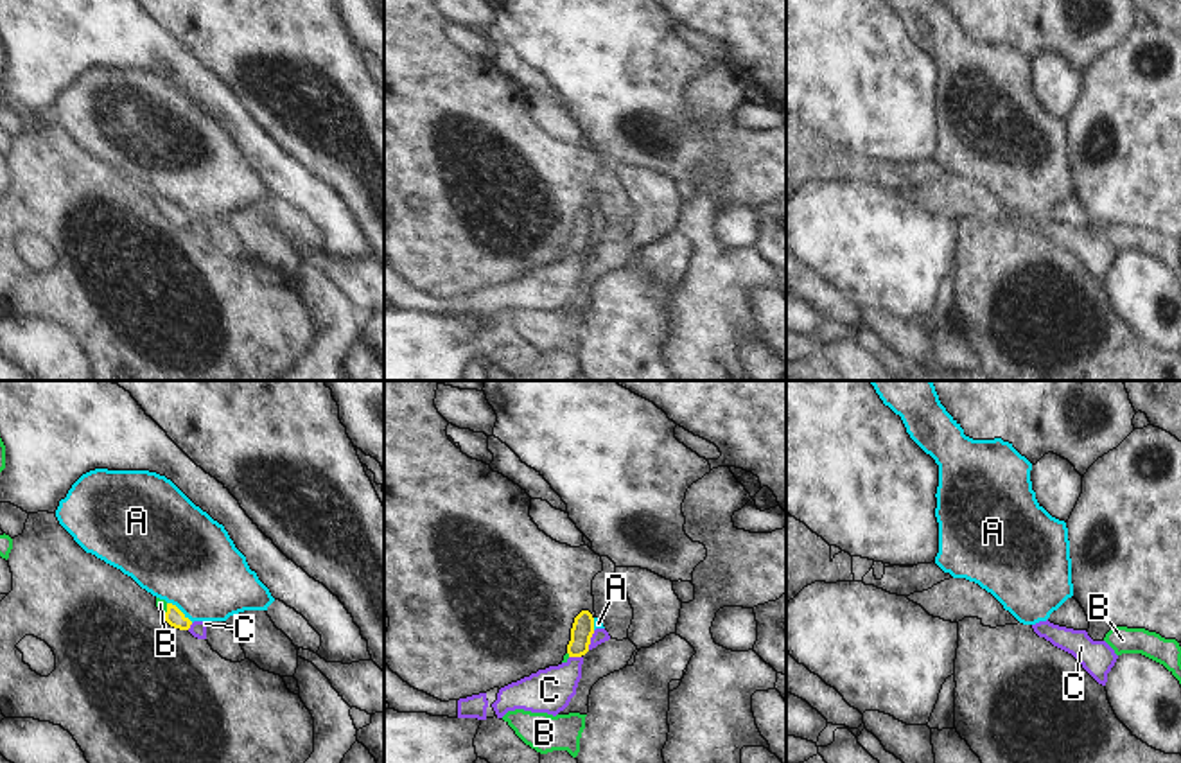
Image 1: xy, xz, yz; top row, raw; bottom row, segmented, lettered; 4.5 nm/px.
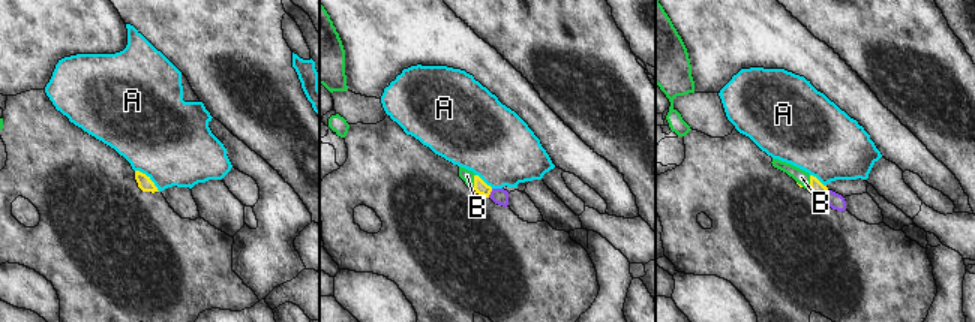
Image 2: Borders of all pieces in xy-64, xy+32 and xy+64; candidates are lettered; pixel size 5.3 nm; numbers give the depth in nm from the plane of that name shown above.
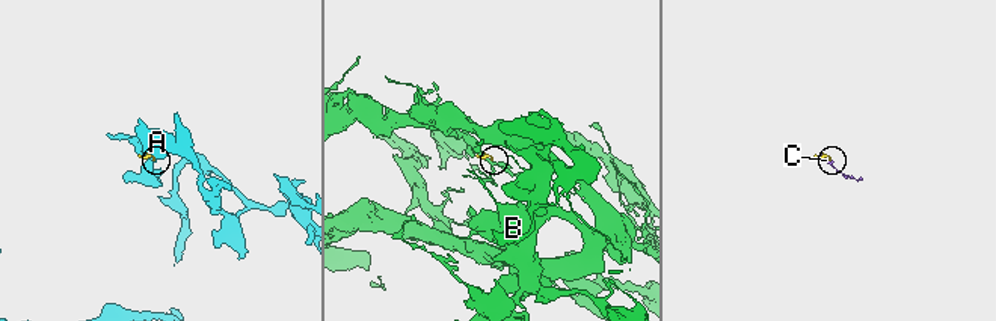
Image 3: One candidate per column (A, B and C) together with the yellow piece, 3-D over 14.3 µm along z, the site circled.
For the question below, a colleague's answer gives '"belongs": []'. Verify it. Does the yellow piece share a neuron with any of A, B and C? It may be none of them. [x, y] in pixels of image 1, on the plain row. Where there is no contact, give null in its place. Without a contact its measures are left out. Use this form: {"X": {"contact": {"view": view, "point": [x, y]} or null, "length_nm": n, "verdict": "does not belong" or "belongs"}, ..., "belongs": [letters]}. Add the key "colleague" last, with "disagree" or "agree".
{"A": {"contact": {"view": "xy", "point": [178, 207]}, "length_nm": 150, "verdict": "does not belong"}, "B": {"contact": {"view": "xy", "point": [167, 209]}, "length_nm": 70, "verdict": "belongs"}, "C": {"contact": {"view": "xz", "point": [589, 237]}, "length_nm": 90, "verdict": "does not belong"}, "belongs": ["B"], "colleague": "disagree"}

